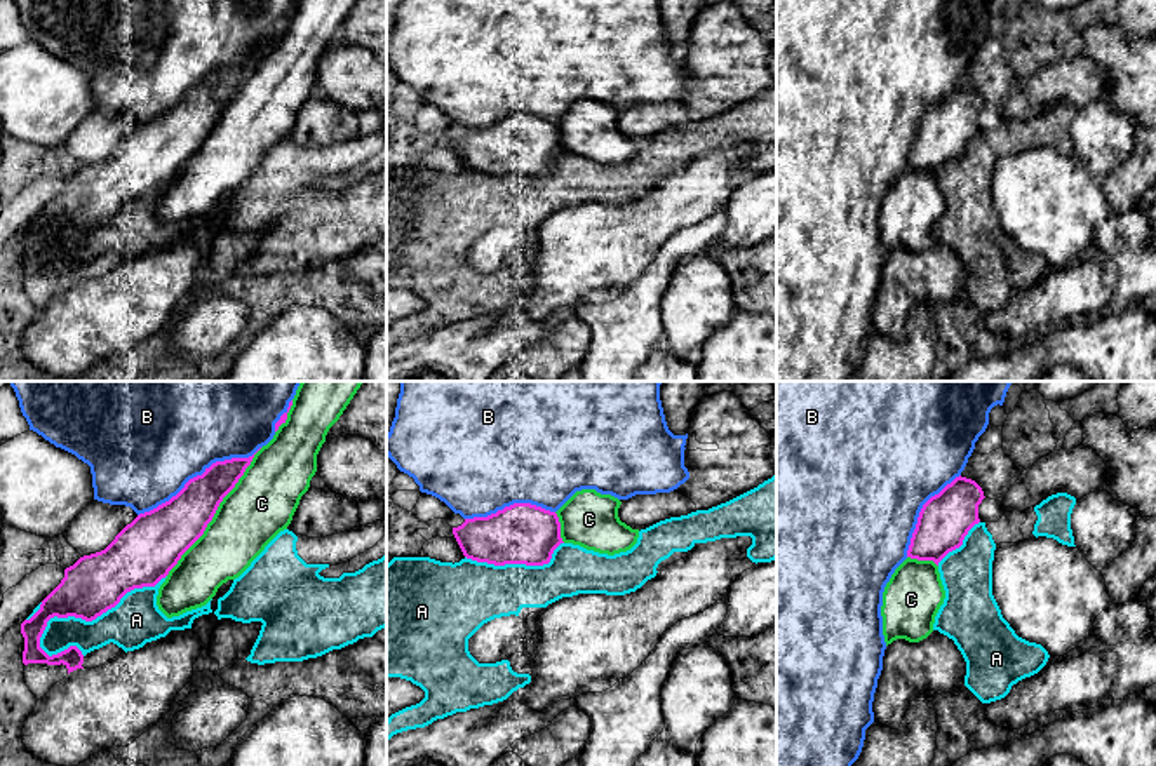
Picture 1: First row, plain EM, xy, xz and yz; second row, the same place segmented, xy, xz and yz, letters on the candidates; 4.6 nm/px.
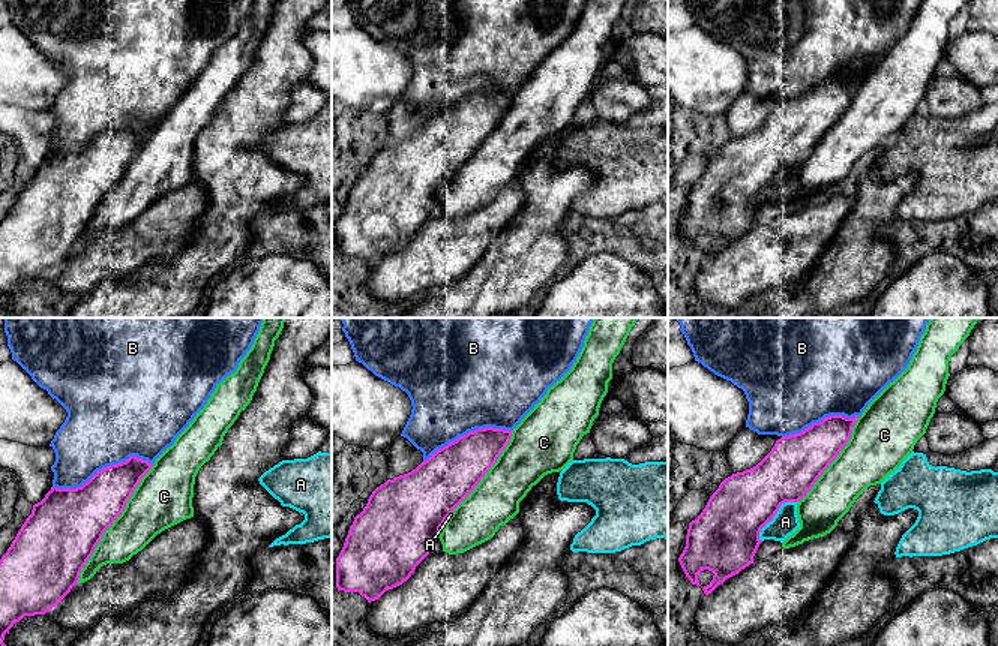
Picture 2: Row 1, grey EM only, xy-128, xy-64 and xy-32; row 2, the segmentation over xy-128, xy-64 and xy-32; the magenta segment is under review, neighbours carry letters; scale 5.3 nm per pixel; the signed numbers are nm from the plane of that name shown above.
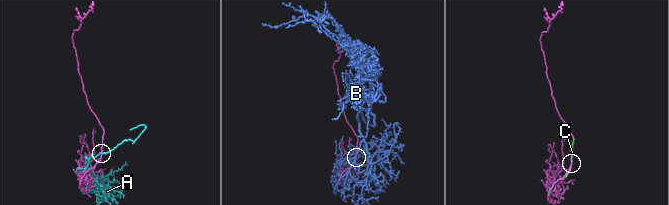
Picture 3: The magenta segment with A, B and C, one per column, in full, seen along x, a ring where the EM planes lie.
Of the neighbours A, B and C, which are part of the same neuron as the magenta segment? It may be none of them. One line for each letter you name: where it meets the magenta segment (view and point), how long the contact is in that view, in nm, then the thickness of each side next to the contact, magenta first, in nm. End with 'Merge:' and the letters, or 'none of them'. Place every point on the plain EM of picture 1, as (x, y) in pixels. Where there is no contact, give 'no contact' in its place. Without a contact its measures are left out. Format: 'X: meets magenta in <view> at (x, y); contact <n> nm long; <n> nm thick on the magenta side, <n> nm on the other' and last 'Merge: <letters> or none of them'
C: meets magenta in xy at (215, 122); contact 750 nm long; 240 nm thick on the magenta side, 300 nm on the other
Merge: C

